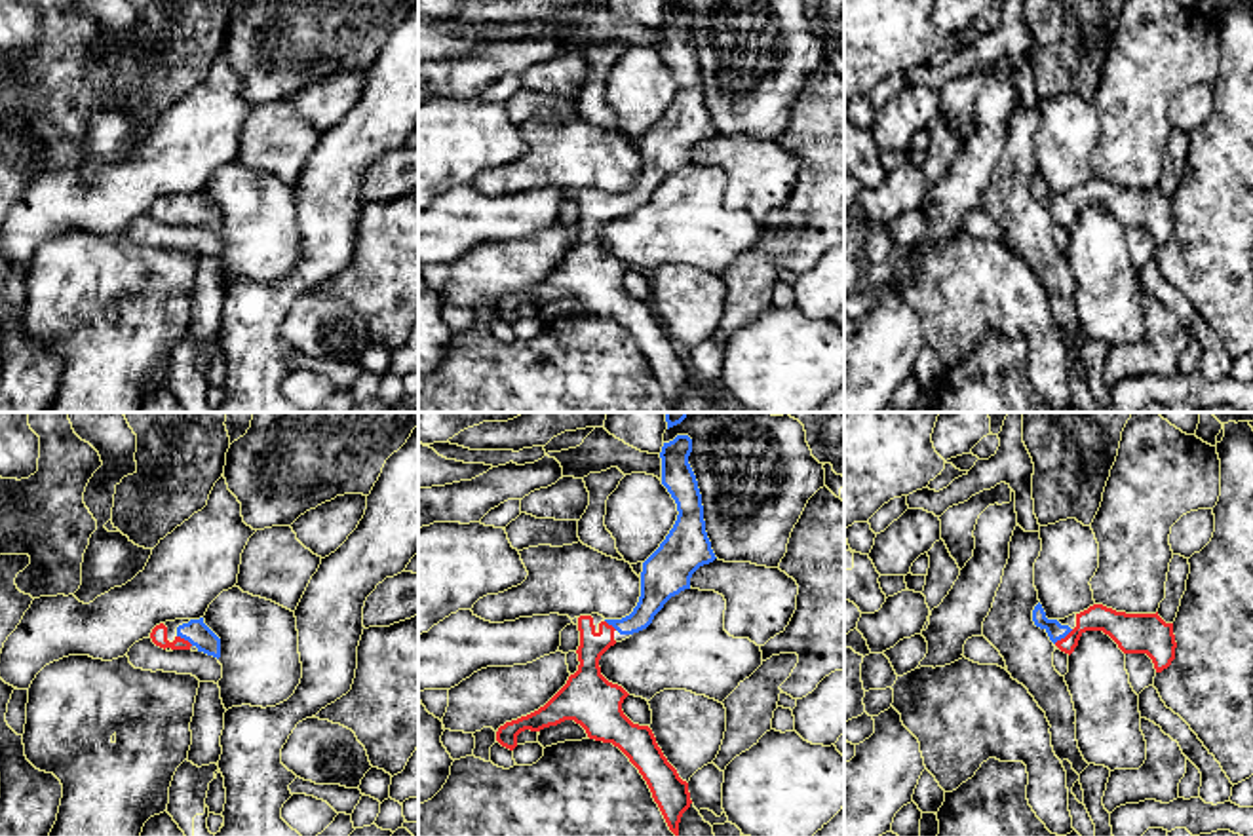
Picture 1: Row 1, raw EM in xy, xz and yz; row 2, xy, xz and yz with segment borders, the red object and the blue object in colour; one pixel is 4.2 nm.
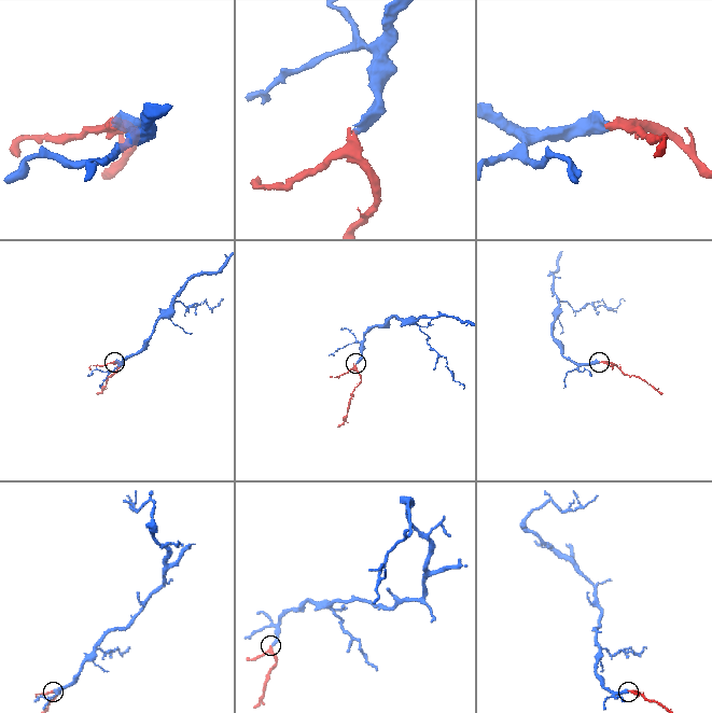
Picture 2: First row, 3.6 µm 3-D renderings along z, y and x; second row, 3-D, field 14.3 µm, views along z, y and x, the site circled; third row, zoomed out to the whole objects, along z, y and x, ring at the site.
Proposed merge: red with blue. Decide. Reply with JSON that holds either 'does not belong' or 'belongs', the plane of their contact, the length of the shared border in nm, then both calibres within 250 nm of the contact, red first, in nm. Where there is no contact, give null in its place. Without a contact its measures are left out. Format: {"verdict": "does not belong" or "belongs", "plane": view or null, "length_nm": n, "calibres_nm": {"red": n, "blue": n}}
{"verdict": "belongs", "plane": "yz", "length_nm": 110, "calibres_nm": {"red": 130, "blue": 80}}

